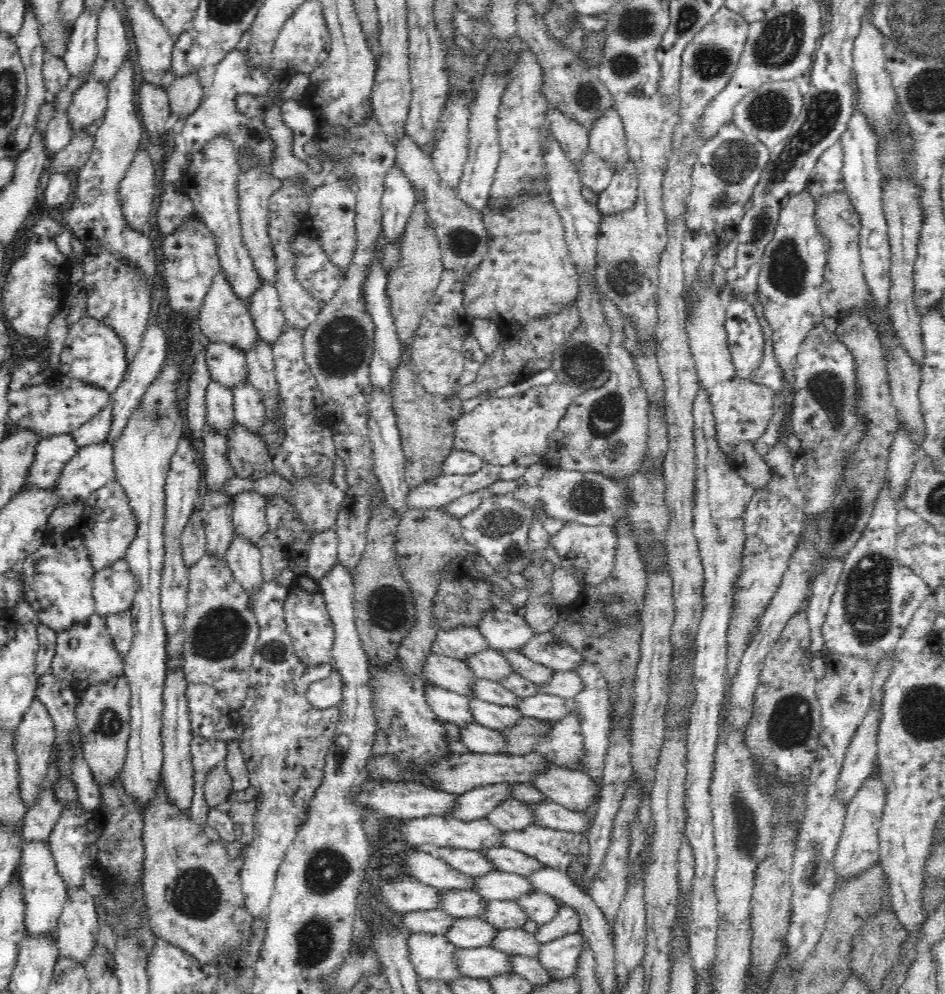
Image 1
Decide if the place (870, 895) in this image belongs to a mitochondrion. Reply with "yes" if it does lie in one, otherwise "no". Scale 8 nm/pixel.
yes

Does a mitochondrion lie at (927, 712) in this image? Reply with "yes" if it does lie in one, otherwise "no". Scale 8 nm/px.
yes

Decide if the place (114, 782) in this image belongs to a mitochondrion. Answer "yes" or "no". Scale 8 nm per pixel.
no

